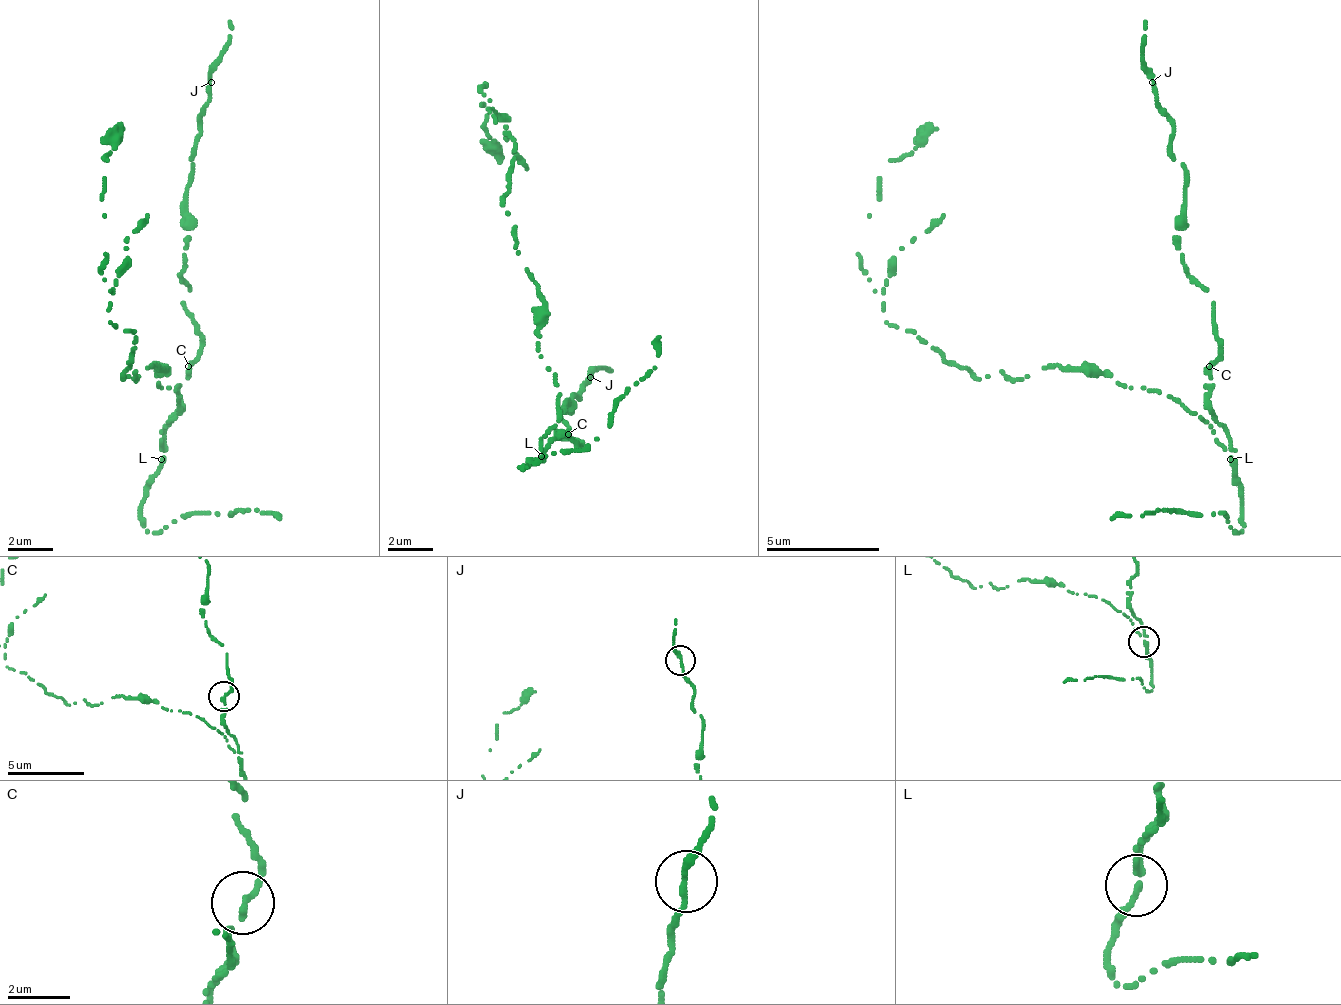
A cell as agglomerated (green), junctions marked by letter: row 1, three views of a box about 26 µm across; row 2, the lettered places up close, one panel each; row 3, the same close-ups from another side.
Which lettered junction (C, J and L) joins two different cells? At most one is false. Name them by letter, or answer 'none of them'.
L

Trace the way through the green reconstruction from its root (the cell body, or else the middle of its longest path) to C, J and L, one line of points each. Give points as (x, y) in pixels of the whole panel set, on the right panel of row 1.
C: (1112, 377), (1129, 389), (1169, 395), (1197, 412), (1203, 406), (1203, 395), (1215, 383), (1209, 377), (1209, 366)
J: (1112, 377), (1197, 412), (1220, 355), (1215, 304), (1180, 258), (1186, 173), (1169, 150), (1175, 121), (1152, 82)
L: (1112, 377), (1129, 389), (1152, 389), (1180, 400), (1232, 457)

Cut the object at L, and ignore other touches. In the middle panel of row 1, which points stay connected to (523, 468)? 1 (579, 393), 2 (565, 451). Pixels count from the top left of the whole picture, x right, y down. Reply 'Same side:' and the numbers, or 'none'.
Same side: 1, 2

